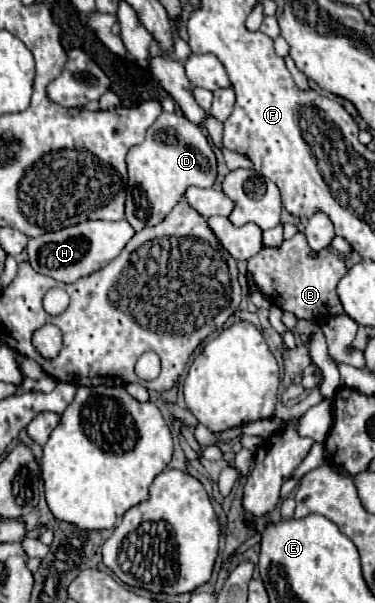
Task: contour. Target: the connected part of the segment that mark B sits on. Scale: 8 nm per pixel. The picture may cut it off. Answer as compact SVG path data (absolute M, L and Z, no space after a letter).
M300 231L280 247L264 247L258 255L248 259L248 273L252 275L254 291L264 293L272 305L294 313L296 319L314 321L318 325L324 325L330 317L344 313L336 295L336 285L346 275L346 271L348 267L344 259L340 259L330 249L310 249L306 235Z

